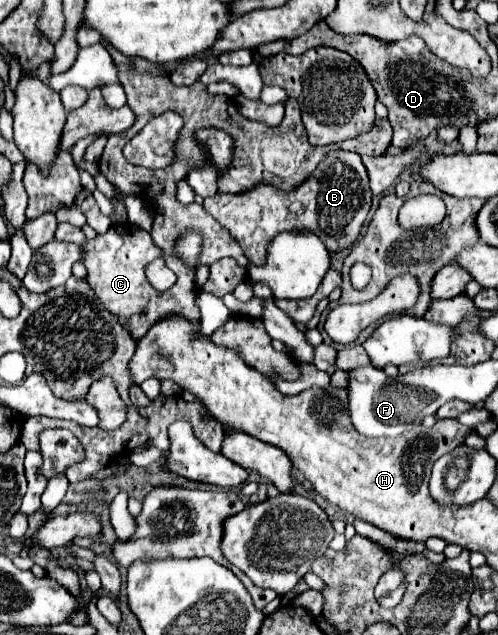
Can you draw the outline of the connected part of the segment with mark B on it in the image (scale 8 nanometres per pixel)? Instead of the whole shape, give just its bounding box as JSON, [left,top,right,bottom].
[202,150,372,266]

